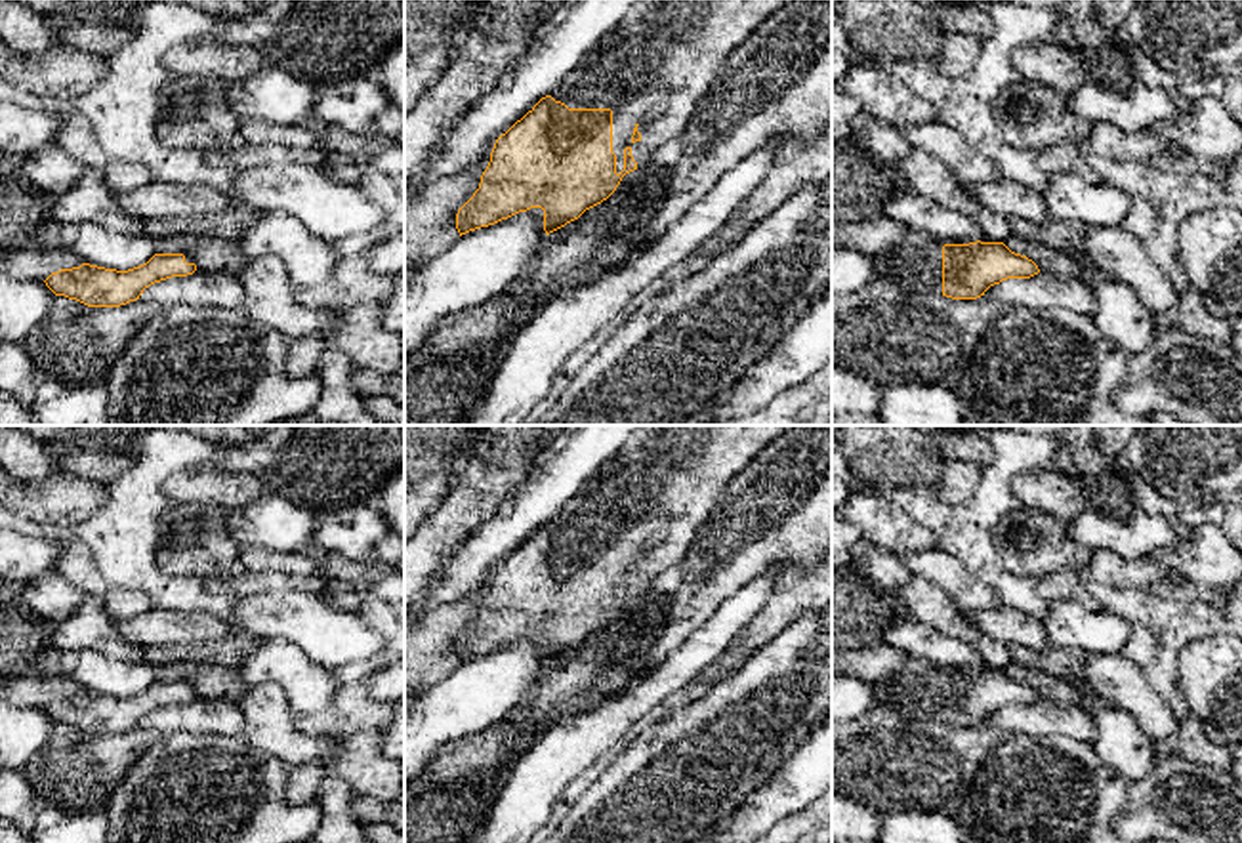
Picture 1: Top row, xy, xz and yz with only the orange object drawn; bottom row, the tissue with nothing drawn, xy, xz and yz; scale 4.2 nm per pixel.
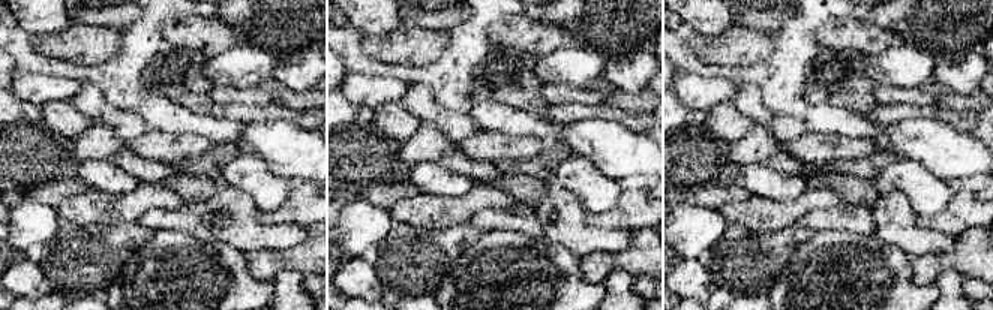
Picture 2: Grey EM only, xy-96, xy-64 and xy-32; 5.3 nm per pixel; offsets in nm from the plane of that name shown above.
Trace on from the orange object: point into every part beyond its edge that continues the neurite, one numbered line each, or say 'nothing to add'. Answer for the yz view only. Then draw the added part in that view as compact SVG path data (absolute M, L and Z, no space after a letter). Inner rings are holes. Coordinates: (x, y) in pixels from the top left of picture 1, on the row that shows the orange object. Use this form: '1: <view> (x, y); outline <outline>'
1: yz (916, 262); outline M906 229L899 244L891 246L889 250L874 257L878 278L885 286L931 290L935 294L942 294L942 246L969 242L971 240L931 238L921 231Z

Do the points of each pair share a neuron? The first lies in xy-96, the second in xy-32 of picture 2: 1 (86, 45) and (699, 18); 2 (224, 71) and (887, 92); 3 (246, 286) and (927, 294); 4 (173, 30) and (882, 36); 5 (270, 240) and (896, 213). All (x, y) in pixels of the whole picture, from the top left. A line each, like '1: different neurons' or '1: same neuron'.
1: different neurons
2: different neurons
3: same neuron
4: same neuron
5: same neuron

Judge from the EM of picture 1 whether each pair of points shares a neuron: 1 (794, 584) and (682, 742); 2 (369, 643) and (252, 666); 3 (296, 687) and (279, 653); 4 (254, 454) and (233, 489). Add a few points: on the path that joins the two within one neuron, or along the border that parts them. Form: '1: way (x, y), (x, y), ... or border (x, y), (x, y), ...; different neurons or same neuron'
1: border (786, 628), (746, 660); different neurons
2: border (266, 639), (290, 641), (329, 670); different neurons
3: way (296, 679), (281, 660); same neuron
4: border (212, 460), (235, 472), (250, 472), (268, 491); different neurons

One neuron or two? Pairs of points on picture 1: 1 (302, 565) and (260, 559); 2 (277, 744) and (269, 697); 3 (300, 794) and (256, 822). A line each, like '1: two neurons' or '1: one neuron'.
1: one neuron
2: one neuron
3: two neurons

